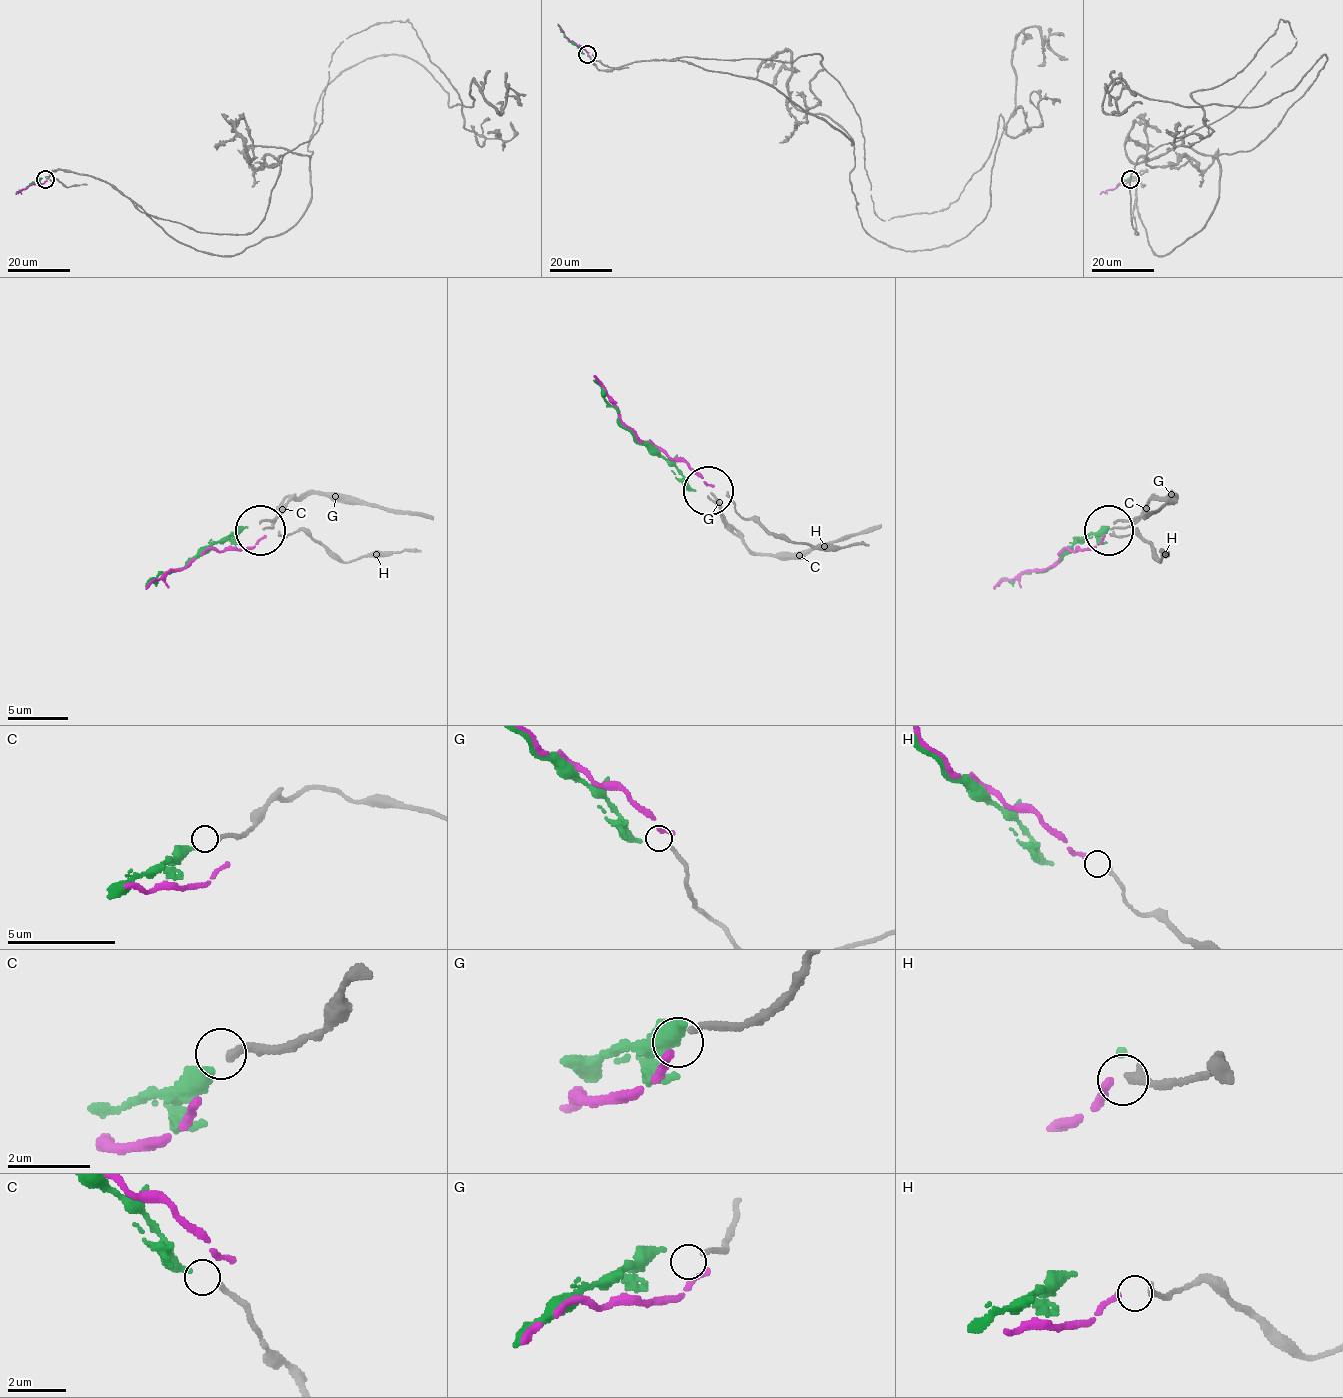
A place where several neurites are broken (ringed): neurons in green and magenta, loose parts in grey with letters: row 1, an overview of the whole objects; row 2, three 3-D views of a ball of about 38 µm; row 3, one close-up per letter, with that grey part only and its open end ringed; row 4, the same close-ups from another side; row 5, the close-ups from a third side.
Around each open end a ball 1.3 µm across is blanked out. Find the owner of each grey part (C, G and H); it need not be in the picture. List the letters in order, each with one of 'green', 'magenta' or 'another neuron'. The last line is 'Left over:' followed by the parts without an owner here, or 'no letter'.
C: green
G: another neuron
H: magenta
Left over: G

